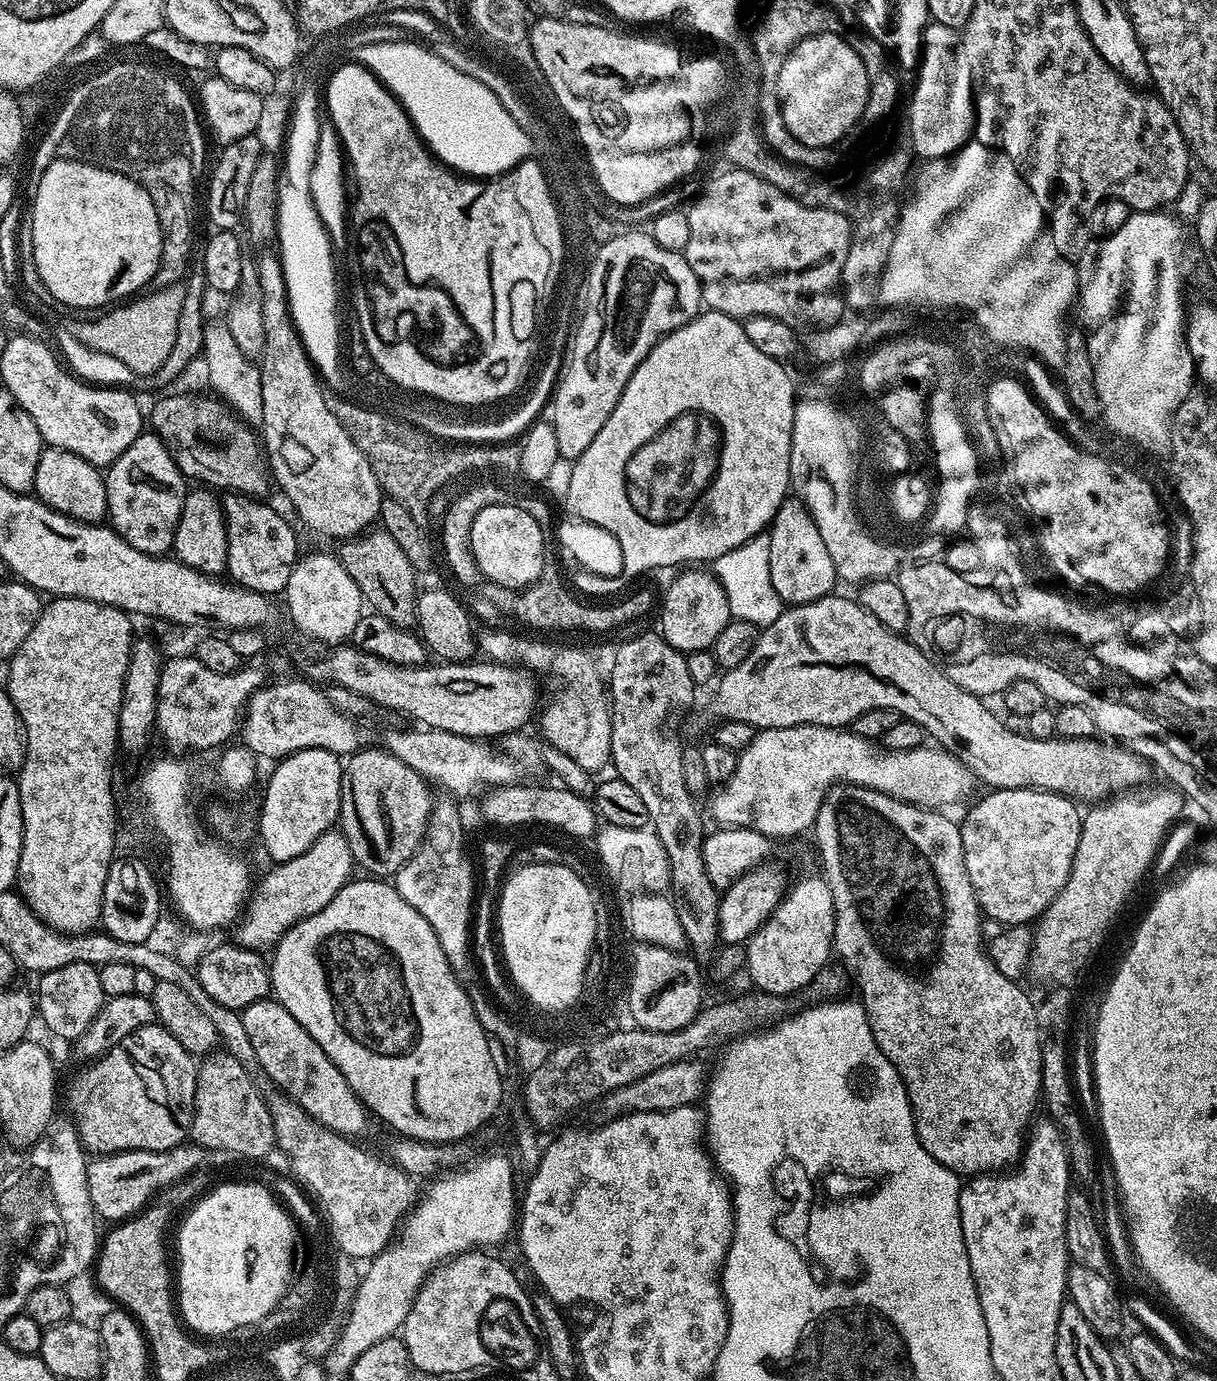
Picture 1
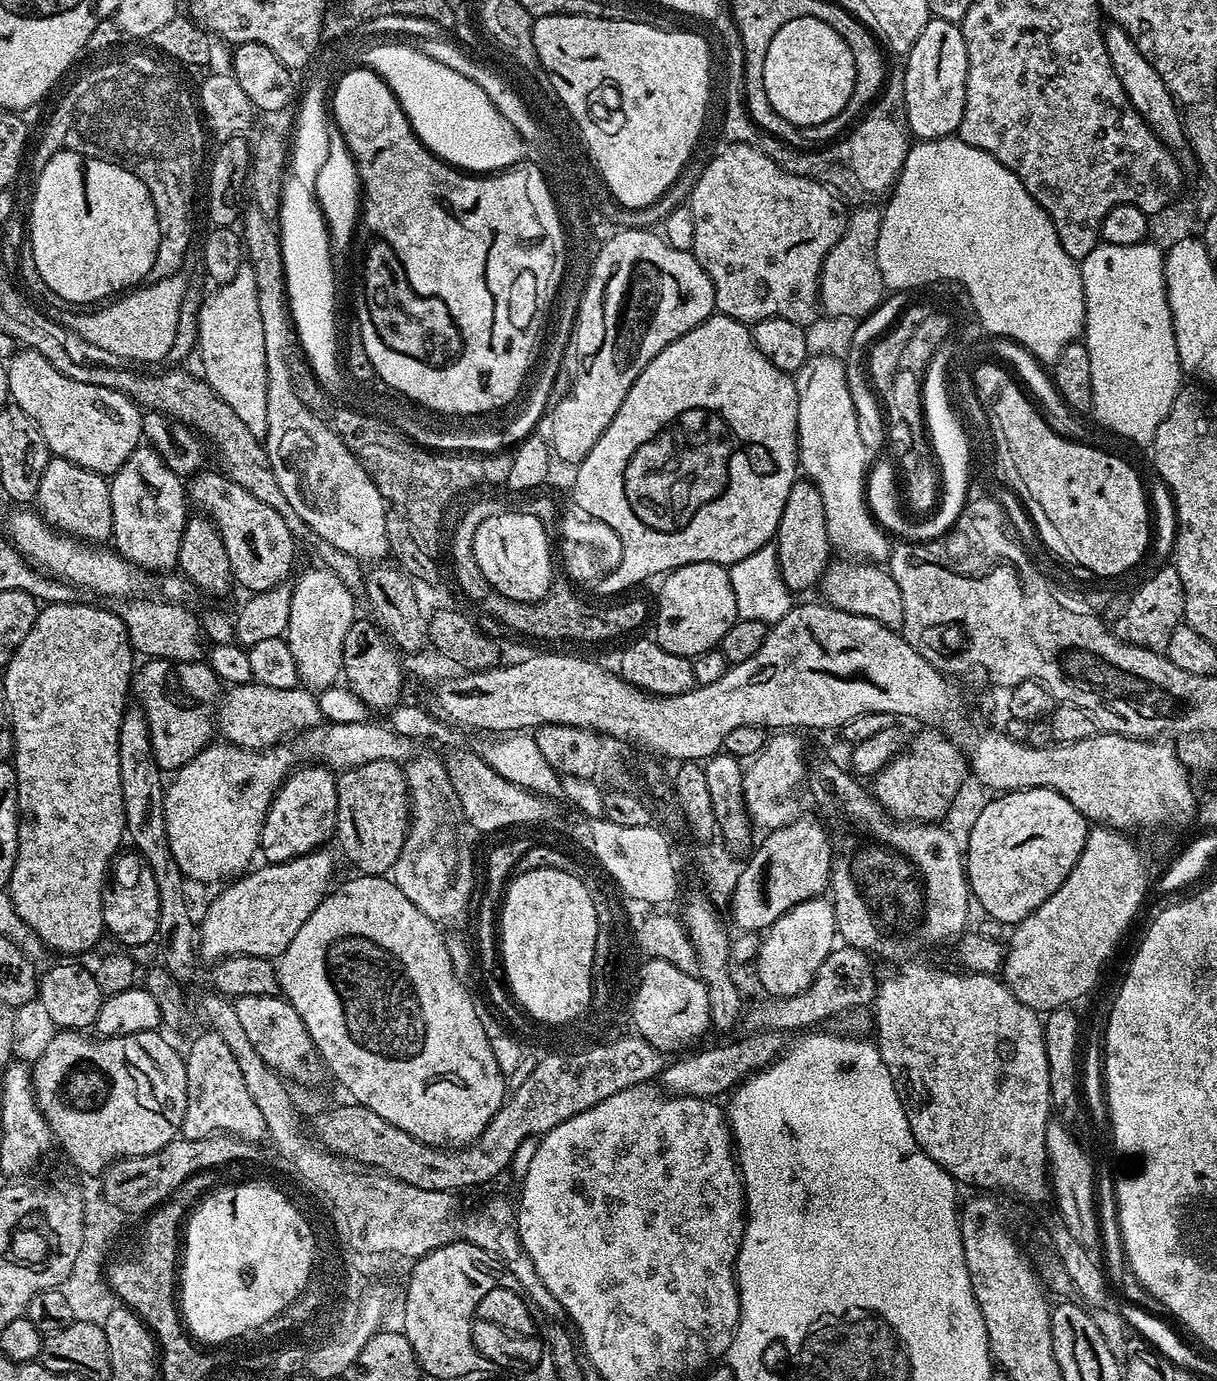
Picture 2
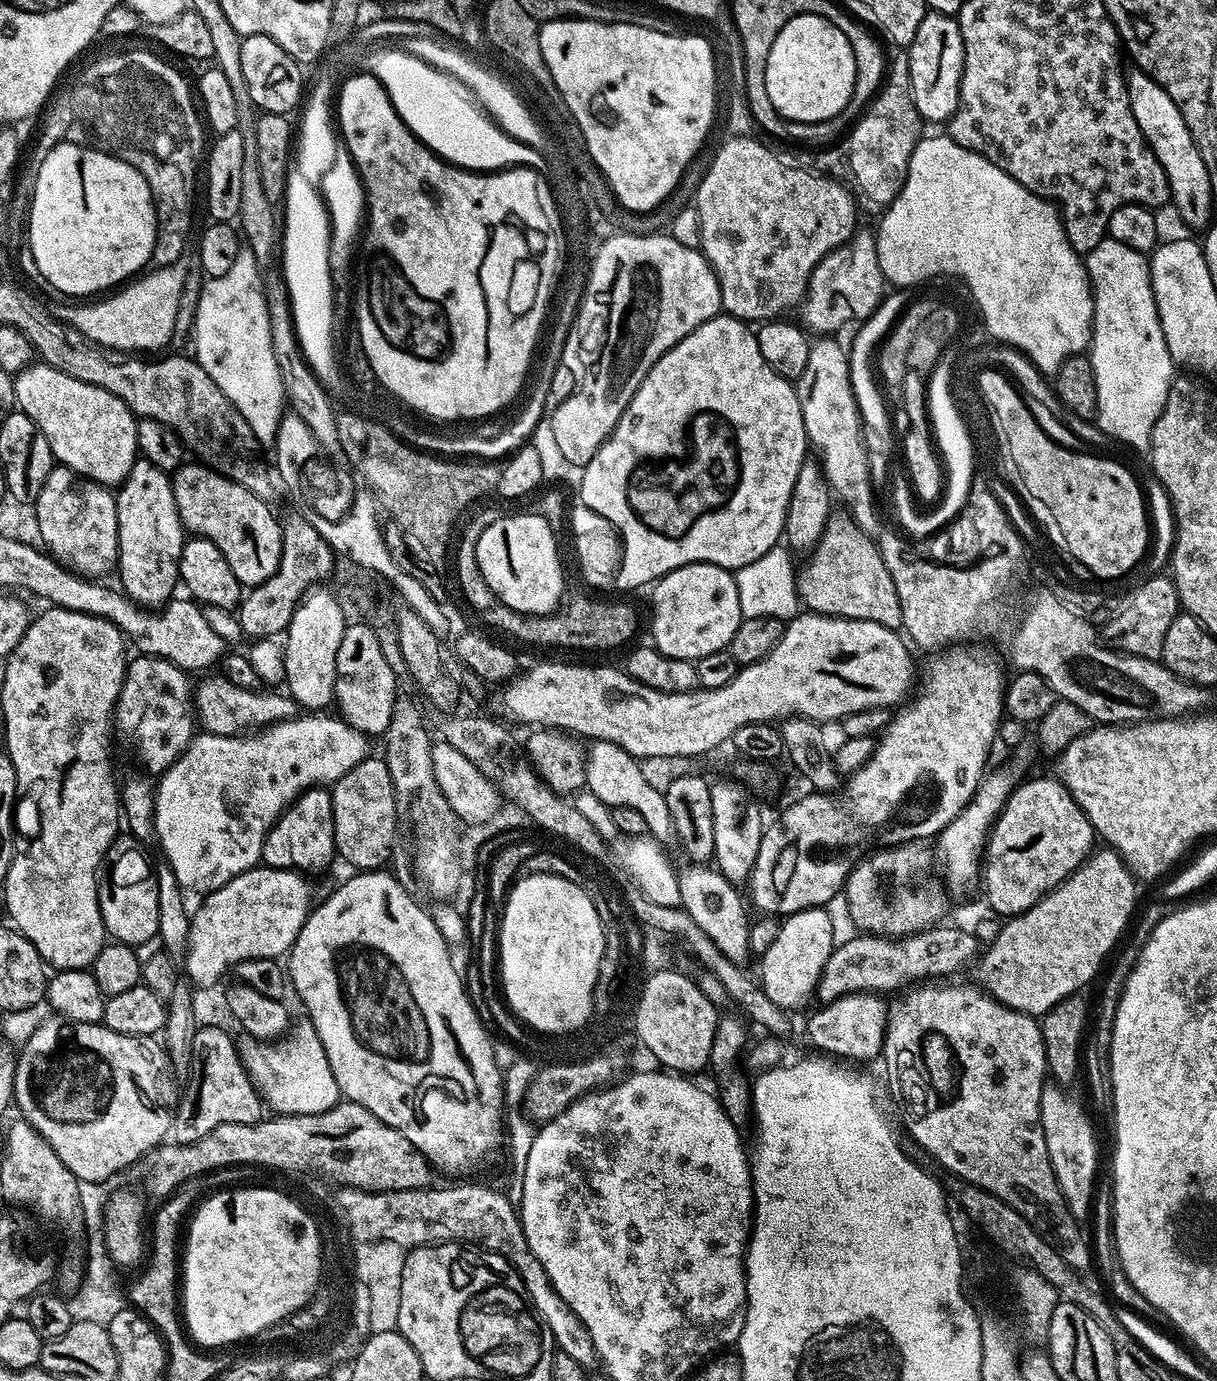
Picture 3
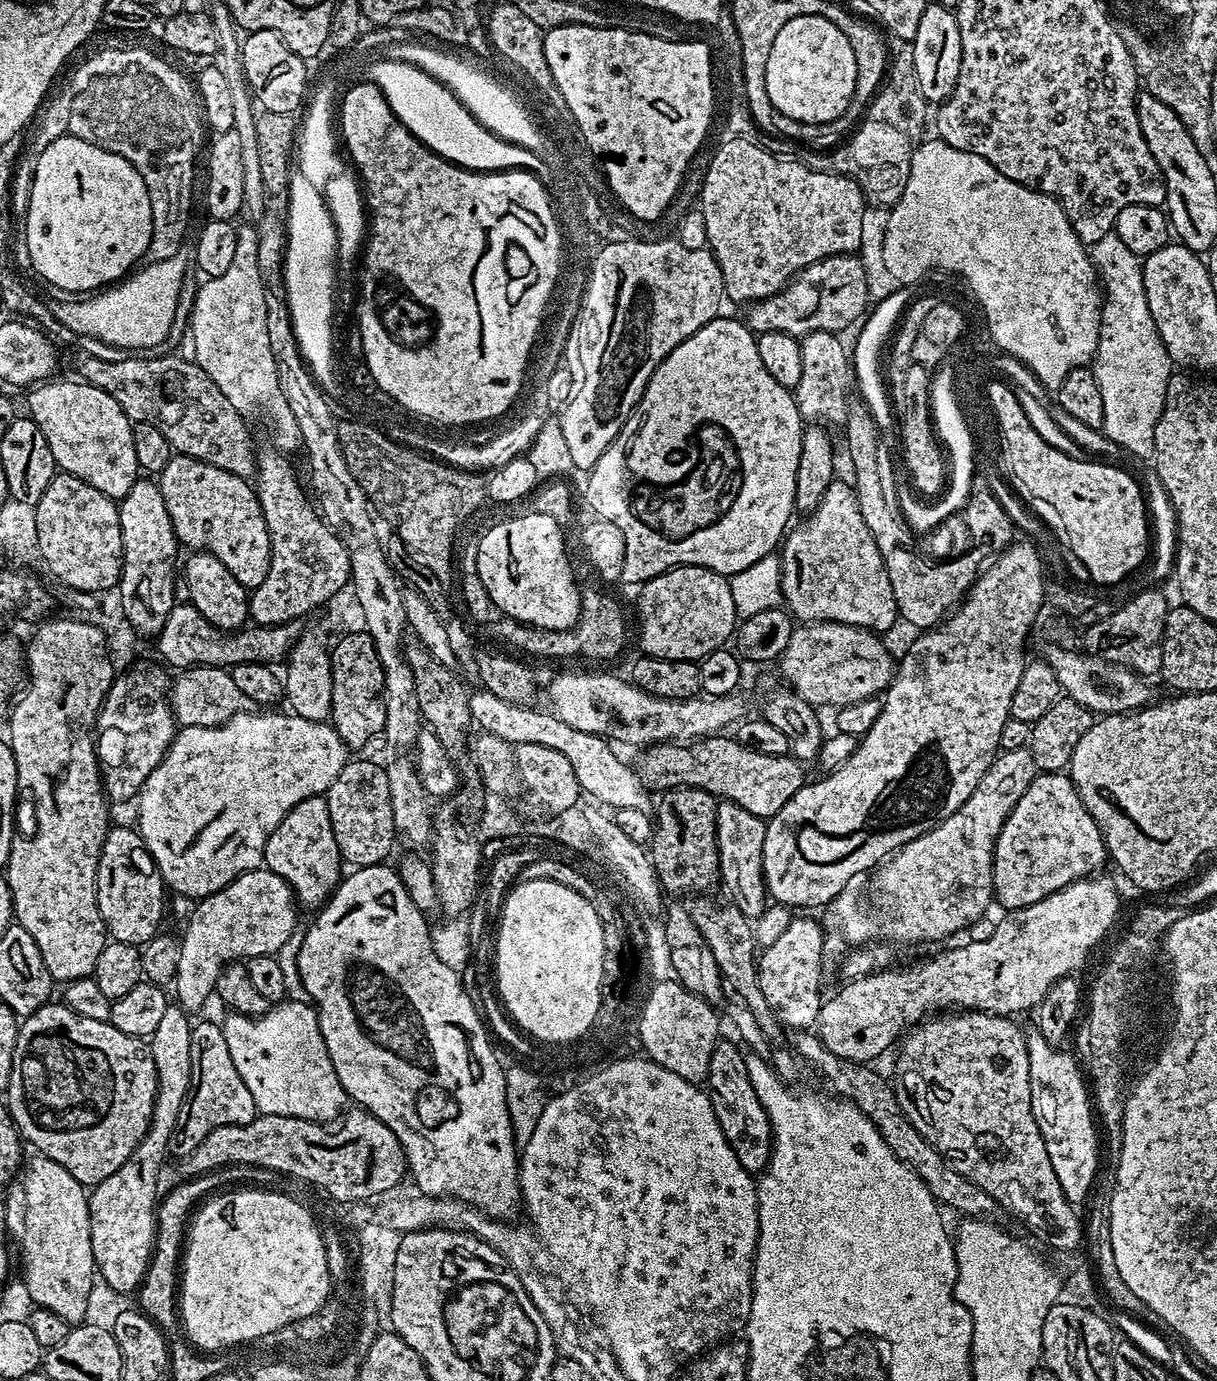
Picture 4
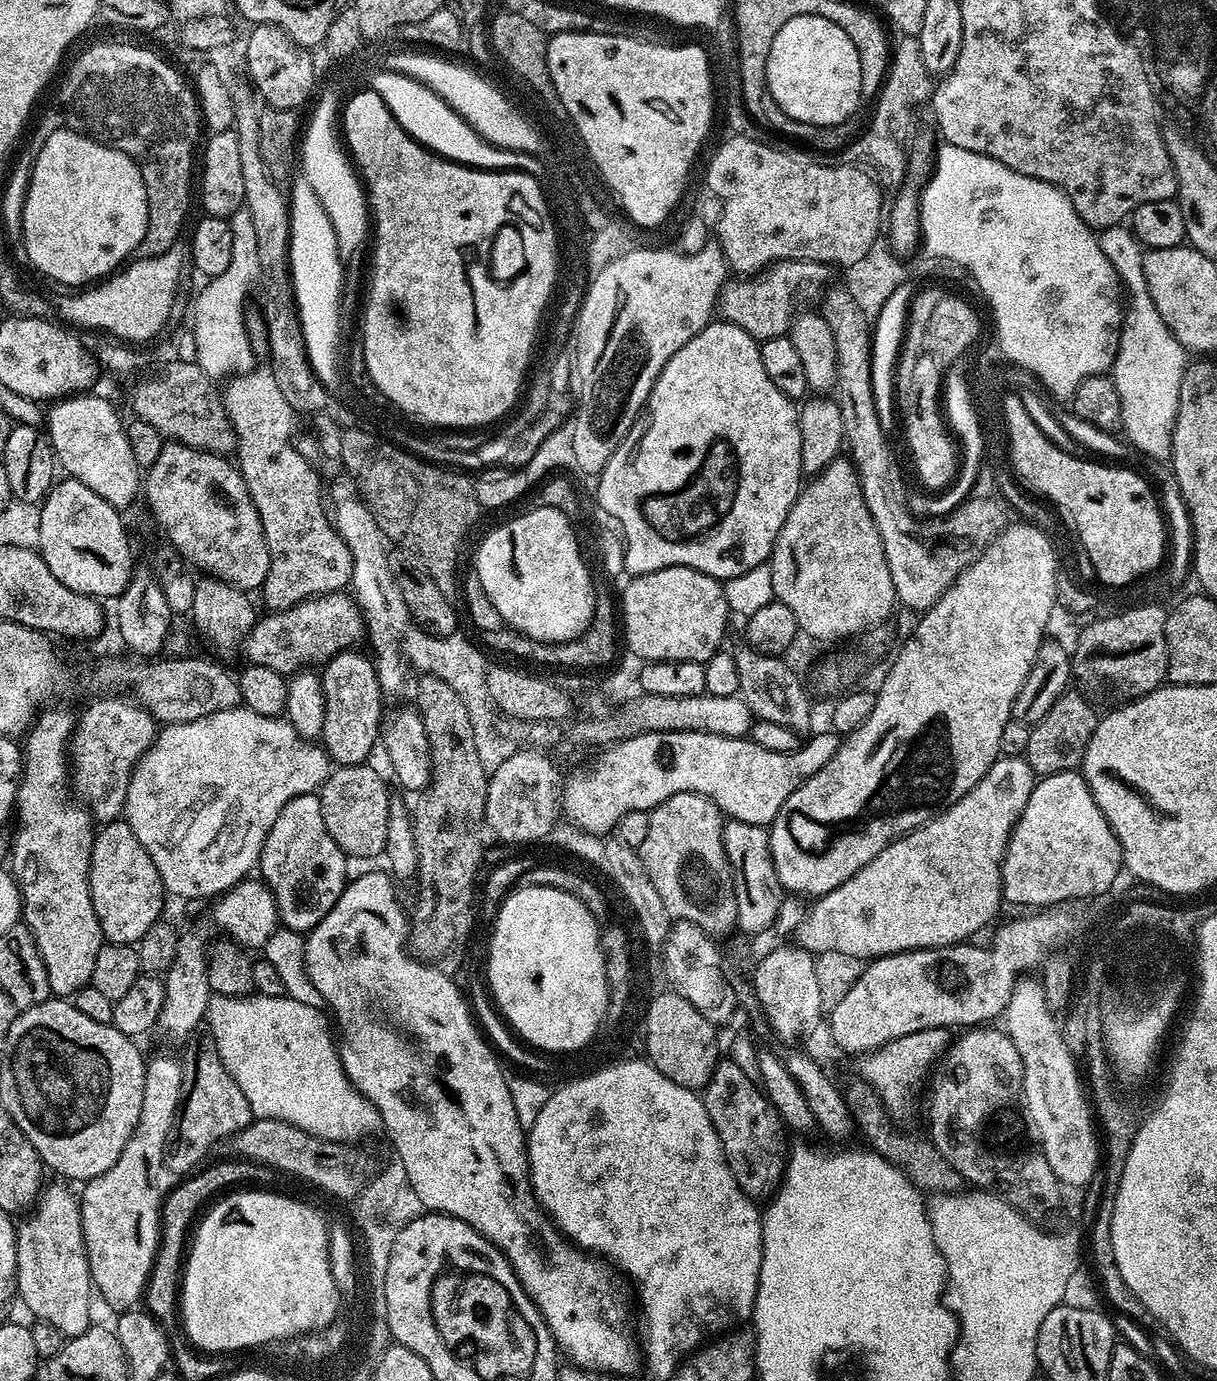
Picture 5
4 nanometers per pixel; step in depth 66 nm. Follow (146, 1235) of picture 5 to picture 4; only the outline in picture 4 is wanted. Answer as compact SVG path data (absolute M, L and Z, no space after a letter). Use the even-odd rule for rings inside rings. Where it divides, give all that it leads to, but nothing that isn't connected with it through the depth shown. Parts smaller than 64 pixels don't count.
M169 1003L165 1016L158 1021L158 1030L154 1030L150 1037L150 1051L156 1063L156 1109L152 1112L152 1126L142 1142L138 1142L134 1154L130 1154L130 1158L122 1162L114 1174L110 1174L110 1178L95 1185L88 1198L90 1246L94 1250L94 1262L99 1277L119 1294L133 1293L143 1283L154 1251L158 1207L156 1175L168 1152L168 1143L184 1099L188 1096L192 1073L192 1025L193 1021L179 1004Z

